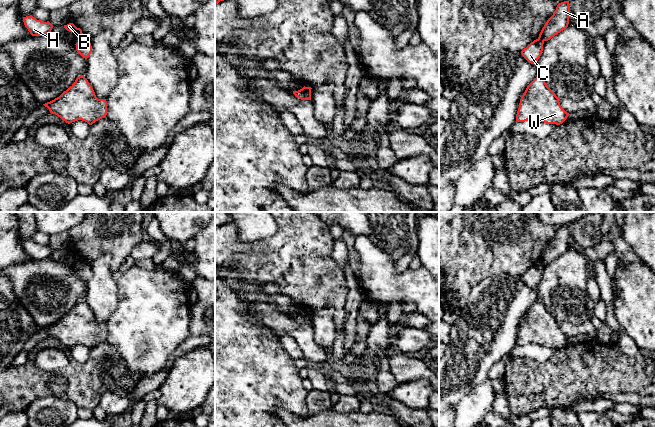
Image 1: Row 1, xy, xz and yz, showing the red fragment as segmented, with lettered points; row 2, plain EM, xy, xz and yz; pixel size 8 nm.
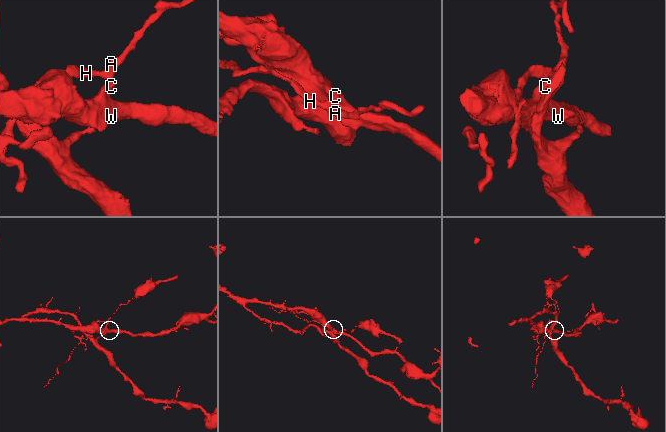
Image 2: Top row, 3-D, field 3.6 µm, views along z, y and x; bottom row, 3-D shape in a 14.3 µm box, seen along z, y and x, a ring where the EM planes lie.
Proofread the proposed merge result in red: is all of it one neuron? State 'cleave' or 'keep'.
cleave

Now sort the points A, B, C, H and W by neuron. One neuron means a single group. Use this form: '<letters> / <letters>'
A B H / C W

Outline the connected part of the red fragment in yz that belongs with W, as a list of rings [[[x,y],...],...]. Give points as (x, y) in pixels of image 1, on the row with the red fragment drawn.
[[[539,75],[527,86],[520,99],[516,122],[534,119],[560,125],[570,114],[561,107],[559,101],[560,99]]]

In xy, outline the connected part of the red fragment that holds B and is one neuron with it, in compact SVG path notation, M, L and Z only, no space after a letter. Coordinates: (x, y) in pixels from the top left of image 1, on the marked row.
M69 23L67 25L64 25L64 28L69 31L69 32L74 32L75 35L79 40L87 38L83 33L80 28L77 28L73 23Z

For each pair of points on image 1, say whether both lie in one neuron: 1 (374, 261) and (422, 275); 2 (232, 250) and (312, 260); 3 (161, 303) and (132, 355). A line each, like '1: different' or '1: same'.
1: same
2: same
3: same

